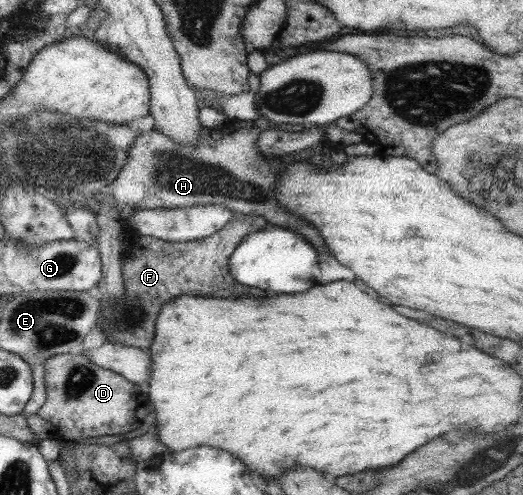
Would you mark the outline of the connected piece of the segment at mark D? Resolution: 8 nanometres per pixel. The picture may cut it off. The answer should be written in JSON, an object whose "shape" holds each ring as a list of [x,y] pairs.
{"shape":[[[81,353],[52,356],[44,362],[44,369],[46,398],[36,415],[49,422],[53,432],[58,434],[55,436],[56,440],[75,442],[81,437],[125,434],[141,426],[141,421],[149,412],[143,400],[144,394],[138,385],[129,383],[116,373],[100,368]]]}

